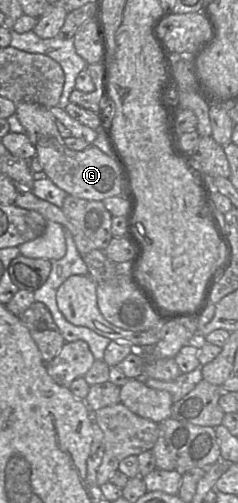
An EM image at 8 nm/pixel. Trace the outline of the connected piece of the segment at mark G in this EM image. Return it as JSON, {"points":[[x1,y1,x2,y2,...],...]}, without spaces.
{"points":[[20,102,16,104,16,116,36,148,36,157,44,174,57,187,68,195,89,201,103,201,109,197,124,195,122,175,116,160,97,146,91,145,82,151,66,147,57,128,56,118,49,108]]}

